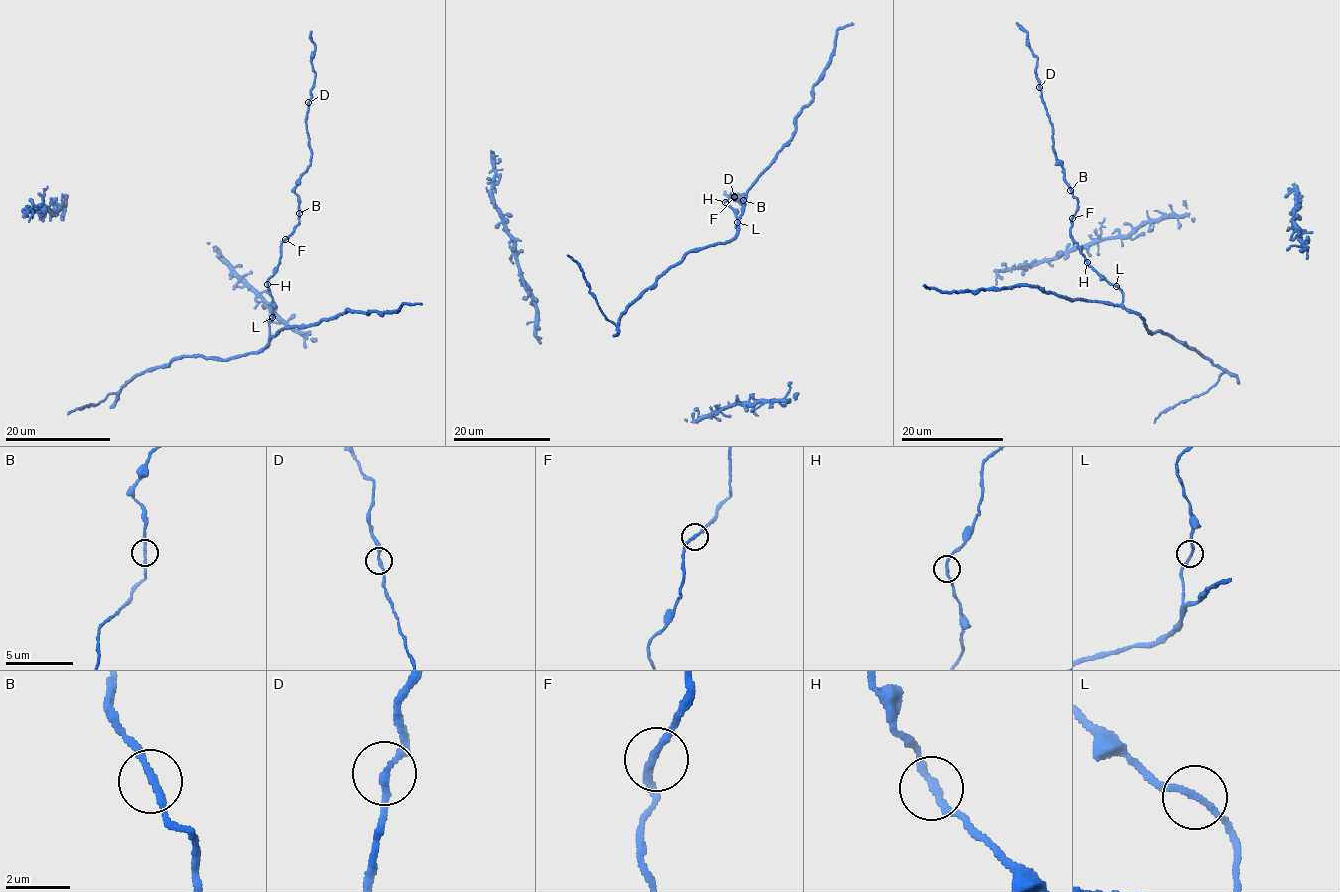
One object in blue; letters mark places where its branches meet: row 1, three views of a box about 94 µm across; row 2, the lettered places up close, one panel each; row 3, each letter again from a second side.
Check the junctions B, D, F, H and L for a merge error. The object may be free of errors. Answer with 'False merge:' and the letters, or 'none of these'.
False merge: none of these

